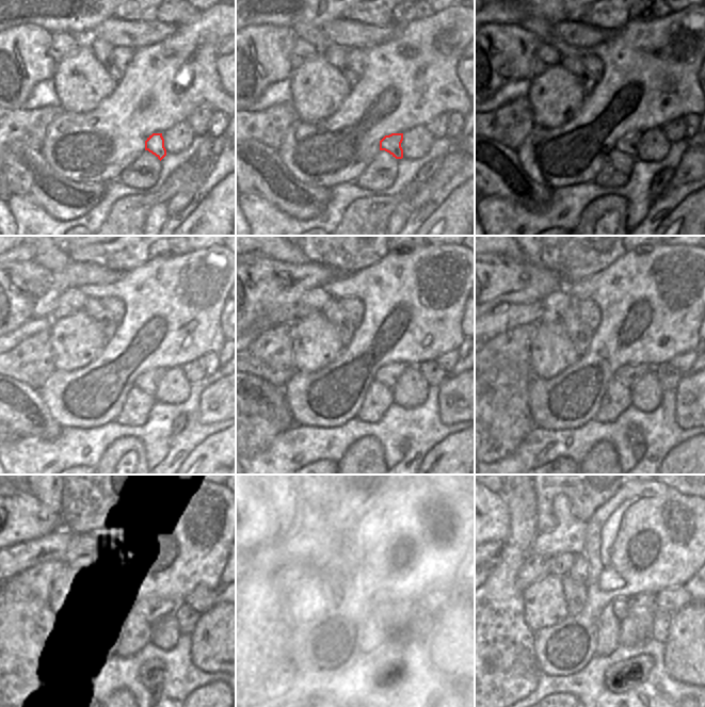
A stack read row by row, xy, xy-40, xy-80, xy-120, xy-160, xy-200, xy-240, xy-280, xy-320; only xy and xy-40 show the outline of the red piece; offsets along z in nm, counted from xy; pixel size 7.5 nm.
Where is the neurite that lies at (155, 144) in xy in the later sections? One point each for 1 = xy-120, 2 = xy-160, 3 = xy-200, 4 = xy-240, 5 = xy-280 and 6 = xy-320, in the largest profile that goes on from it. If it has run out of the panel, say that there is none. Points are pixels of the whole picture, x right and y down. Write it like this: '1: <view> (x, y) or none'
1: xy-120 (148, 381)
2: xy-160 (387, 375)
3: xy-200 (627, 374)
4: xy-240 (151, 612)
5: xy-280 (390, 612)
6: xy-320 (622, 607)

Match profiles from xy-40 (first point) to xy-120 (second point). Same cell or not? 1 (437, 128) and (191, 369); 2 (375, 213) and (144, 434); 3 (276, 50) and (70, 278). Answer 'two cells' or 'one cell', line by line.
1: one cell
2: two cells
3: one cell

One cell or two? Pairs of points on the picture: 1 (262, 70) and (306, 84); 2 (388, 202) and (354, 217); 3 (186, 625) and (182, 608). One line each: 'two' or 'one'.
1: two
2: one
3: one

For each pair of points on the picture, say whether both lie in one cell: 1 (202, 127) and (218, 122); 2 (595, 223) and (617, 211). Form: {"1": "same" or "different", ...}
{"1": "different", "2": "same"}

